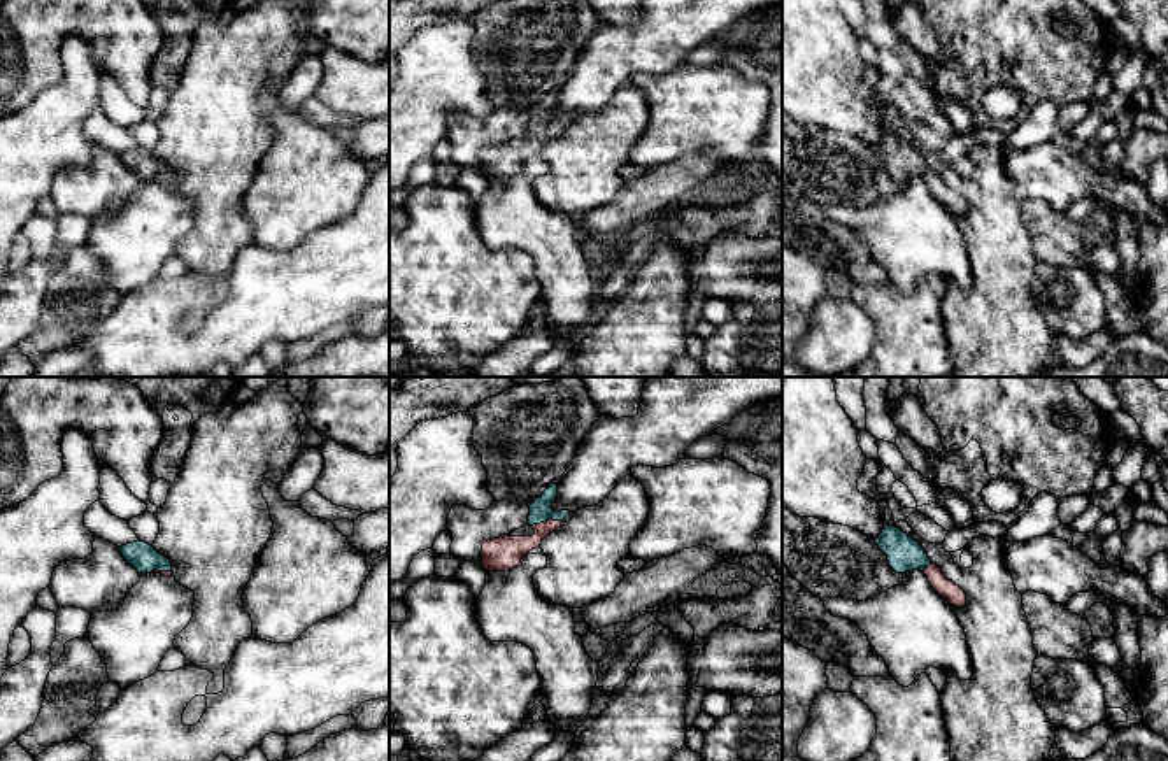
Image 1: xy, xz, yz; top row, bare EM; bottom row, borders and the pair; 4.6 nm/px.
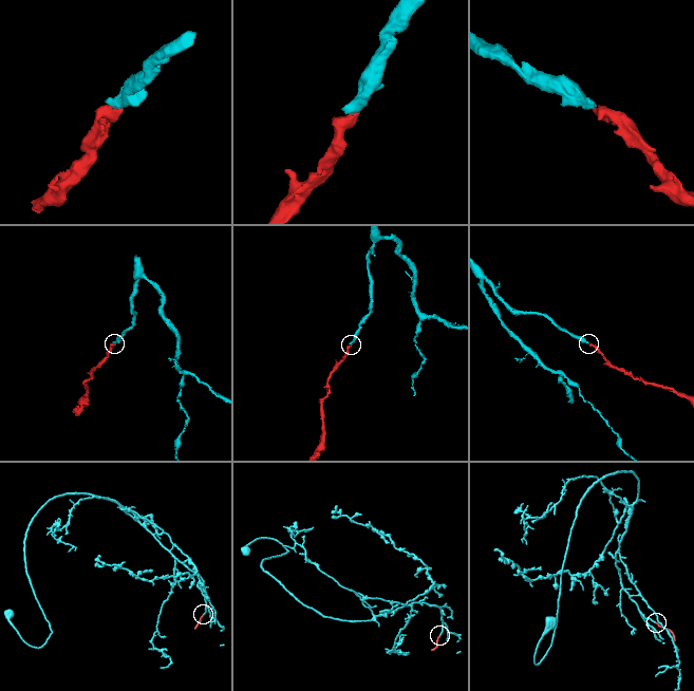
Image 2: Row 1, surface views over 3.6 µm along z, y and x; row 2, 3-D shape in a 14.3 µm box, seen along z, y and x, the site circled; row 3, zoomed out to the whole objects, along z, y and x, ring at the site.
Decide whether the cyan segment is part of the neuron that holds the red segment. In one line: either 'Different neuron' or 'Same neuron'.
Same neuron

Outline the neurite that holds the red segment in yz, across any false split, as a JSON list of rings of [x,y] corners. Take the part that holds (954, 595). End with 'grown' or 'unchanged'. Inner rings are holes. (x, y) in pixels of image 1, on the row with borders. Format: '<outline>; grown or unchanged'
[[[884,524],[882,533],[875,538],[879,549],[887,556],[889,566],[896,573],[921,570],[931,587],[951,605],[965,607],[965,591],[949,580],[942,570],[933,565],[917,540],[896,526]]]; grown

